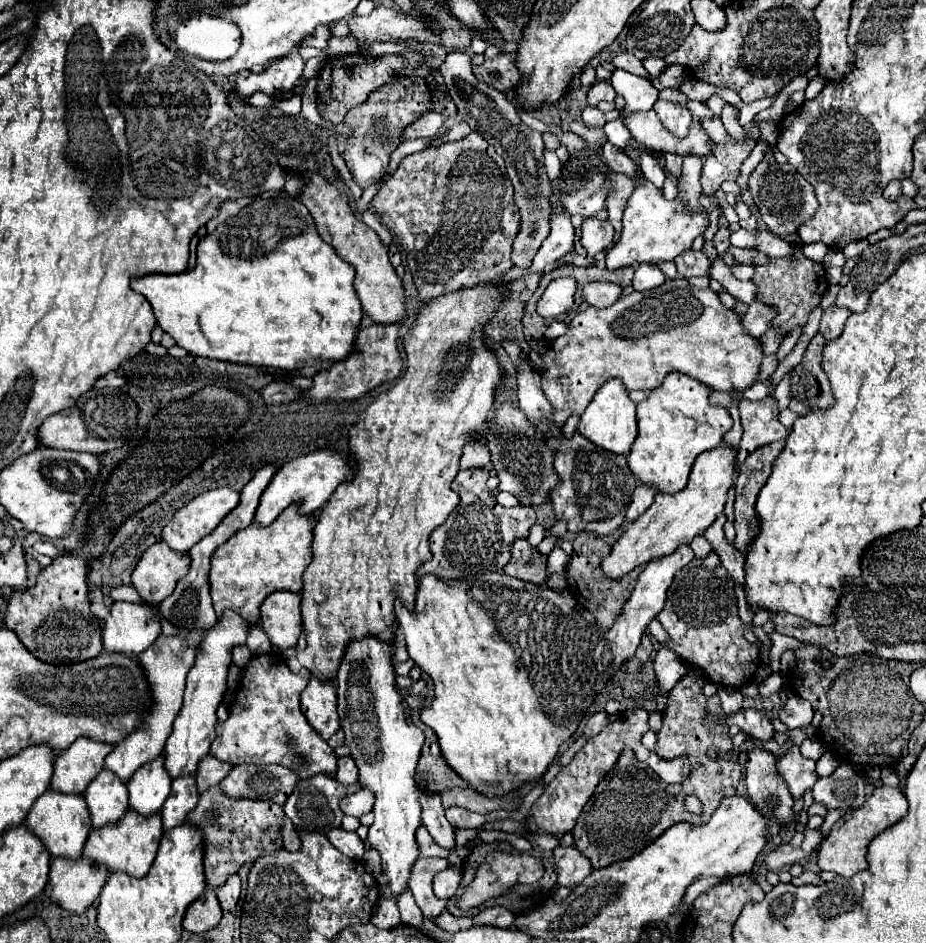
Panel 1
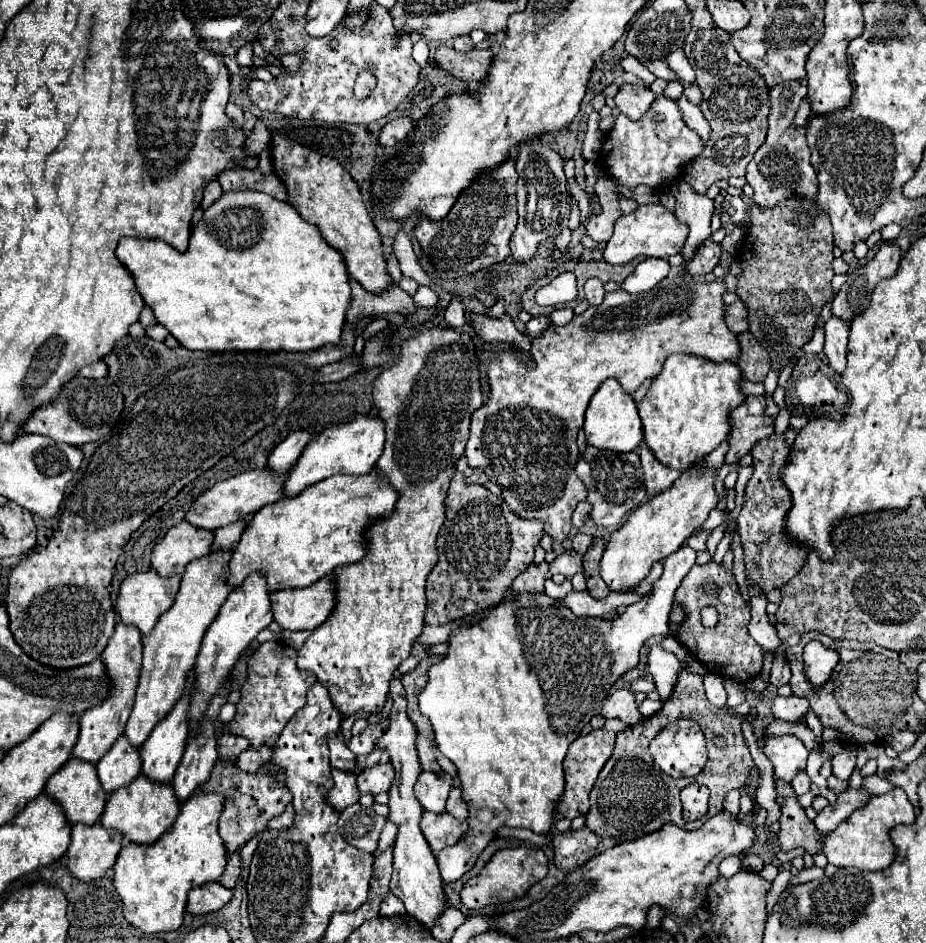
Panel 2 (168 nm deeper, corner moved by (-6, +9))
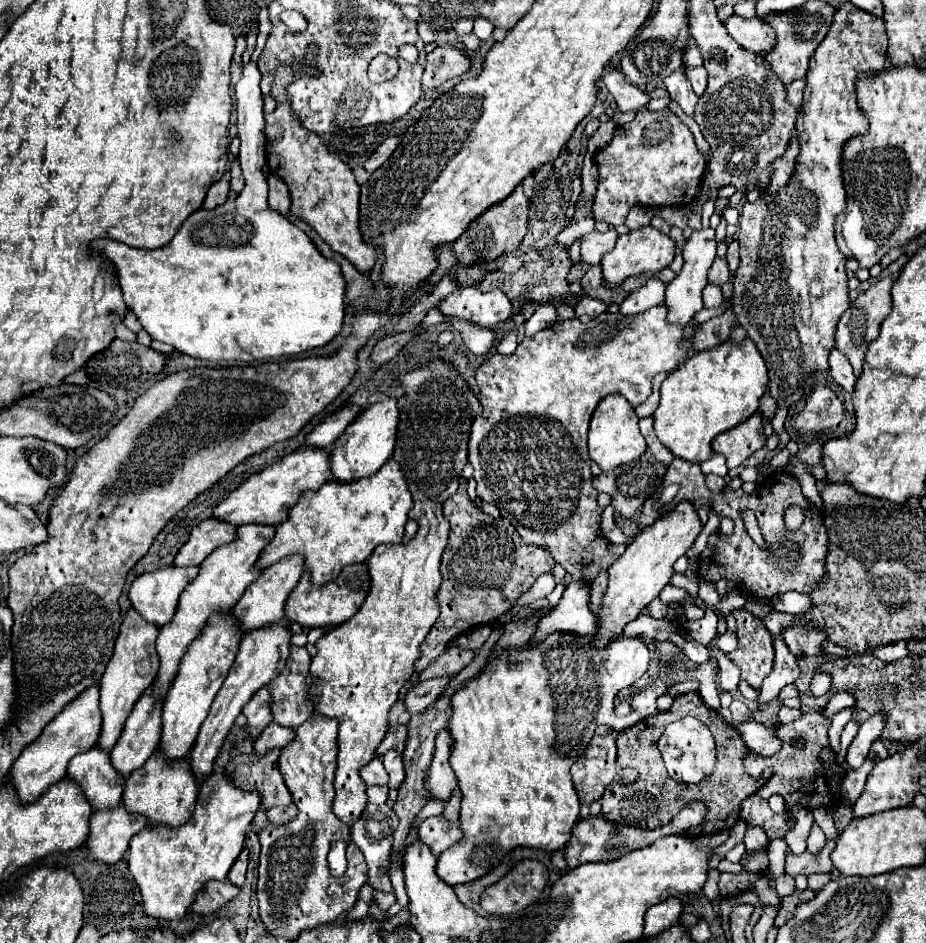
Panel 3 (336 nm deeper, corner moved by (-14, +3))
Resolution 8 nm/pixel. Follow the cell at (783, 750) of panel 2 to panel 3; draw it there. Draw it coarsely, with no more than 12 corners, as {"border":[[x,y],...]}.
{"border":[[756,720],[738,732],[750,752],[772,756],[780,740]]}

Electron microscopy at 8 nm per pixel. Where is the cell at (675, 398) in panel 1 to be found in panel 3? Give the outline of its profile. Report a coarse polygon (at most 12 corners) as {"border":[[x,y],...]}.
{"border":[[748,336],[696,352],[660,388],[656,436],[700,464],[758,412]]}

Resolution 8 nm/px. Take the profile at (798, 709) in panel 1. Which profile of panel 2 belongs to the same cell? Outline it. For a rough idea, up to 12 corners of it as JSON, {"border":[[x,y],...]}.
{"border":[[778,696],[772,704],[774,718],[804,720],[808,698]]}

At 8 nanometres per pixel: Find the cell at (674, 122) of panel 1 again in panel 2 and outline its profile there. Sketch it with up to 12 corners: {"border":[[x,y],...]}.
{"border":[[678,102],[618,114],[600,164],[628,188],[672,184],[700,152]]}

